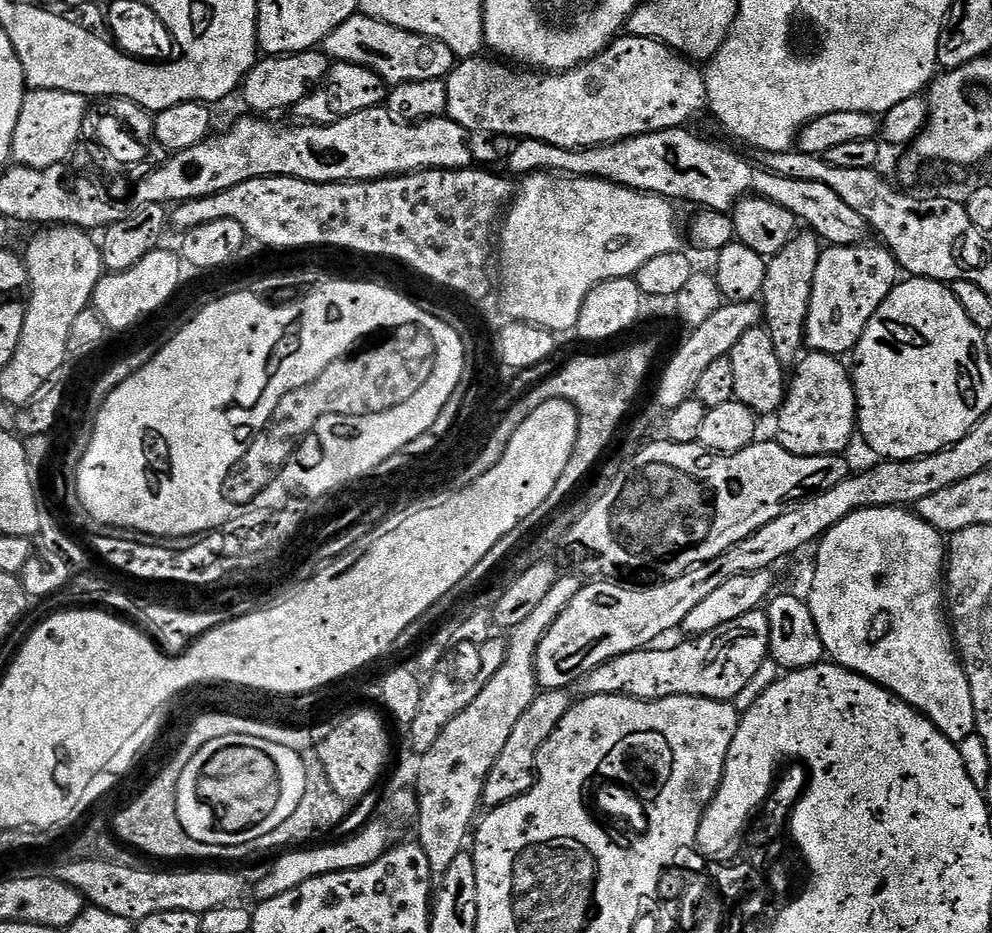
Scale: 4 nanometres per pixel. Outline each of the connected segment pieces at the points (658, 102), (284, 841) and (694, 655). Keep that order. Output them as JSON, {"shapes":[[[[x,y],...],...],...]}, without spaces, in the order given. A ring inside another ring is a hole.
{"shapes":[[[[631,34],[621,35],[619,38],[613,39],[608,45],[606,51],[594,59],[588,61],[587,64],[581,64],[578,68],[572,68],[569,72],[553,72],[545,74],[540,70],[525,70],[520,66],[513,66],[508,62],[496,60],[484,60],[485,58],[464,58],[457,63],[454,71],[447,76],[446,83],[448,85],[448,110],[447,115],[454,122],[461,124],[466,131],[473,134],[487,134],[489,137],[512,136],[520,140],[544,140],[552,143],[554,146],[568,149],[586,149],[594,147],[602,147],[605,144],[618,143],[620,140],[632,139],[635,136],[648,135],[651,132],[662,132],[667,128],[685,127],[700,111],[705,111],[706,105],[709,103],[708,86],[705,80],[705,73],[700,72],[695,63],[691,59],[685,58],[672,48],[668,48],[662,42],[651,40],[650,38],[642,38]]],[[[305,751],[304,769],[306,770],[306,790],[302,794],[302,802],[298,802],[298,810],[278,826],[278,830],[270,830],[270,834],[262,834],[262,838],[254,838],[254,842],[242,842],[241,846],[248,848],[246,861],[255,861],[258,856],[264,856],[267,852],[279,853],[281,850],[291,849],[293,846],[304,846],[315,838],[319,832],[328,832],[336,828],[348,816],[349,801],[338,798],[334,794],[334,786],[330,786],[330,778],[326,778],[326,766],[322,766],[322,758],[319,751]]],[[[756,609],[742,618],[718,627],[712,632],[697,638],[690,638],[674,648],[649,646],[622,654],[608,660],[589,672],[582,681],[584,696],[633,696],[635,700],[659,700],[662,696],[706,697],[711,700],[733,701],[743,687],[754,678],[765,660],[769,657],[769,618],[767,611]]]]}

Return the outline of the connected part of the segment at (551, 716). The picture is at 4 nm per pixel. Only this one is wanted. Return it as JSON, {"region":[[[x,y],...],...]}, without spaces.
{"region":[[[544,690],[530,702],[530,706],[518,718],[518,726],[510,732],[510,742],[502,750],[498,762],[490,770],[484,783],[484,798],[482,801],[485,809],[491,810],[526,794],[536,781],[536,759],[550,734],[562,722],[562,718],[572,709],[574,703],[573,693],[568,690]]]}

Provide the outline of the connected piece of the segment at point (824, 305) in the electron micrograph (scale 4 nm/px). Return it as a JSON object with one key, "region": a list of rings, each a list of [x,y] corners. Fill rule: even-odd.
{"region":[[[872,243],[828,246],[821,251],[804,331],[811,351],[839,357],[843,357],[844,352],[851,353],[878,306],[882,306],[890,290],[901,279],[902,269],[896,263],[896,257],[887,247]]]}

